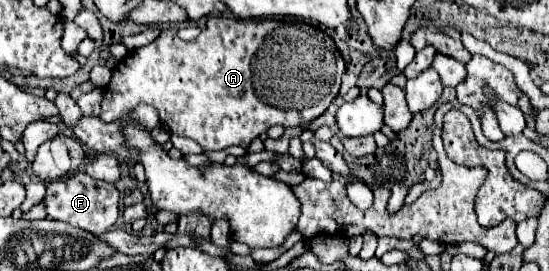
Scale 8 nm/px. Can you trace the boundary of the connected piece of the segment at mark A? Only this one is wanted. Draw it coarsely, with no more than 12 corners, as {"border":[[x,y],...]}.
{"border":[[210,17],[130,51],[100,117],[206,151],[318,119],[346,61],[304,19]]}

